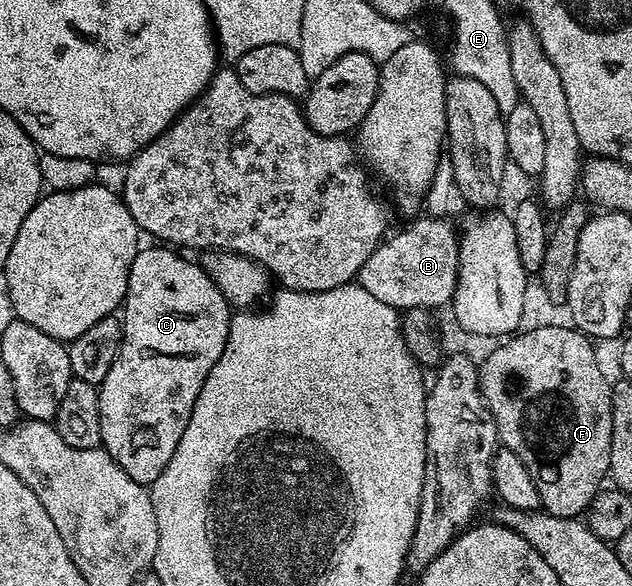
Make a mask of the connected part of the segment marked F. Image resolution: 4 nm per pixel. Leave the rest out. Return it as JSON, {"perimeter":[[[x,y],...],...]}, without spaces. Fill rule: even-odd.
{"perimeter":[[[540,325],[537,329],[532,329],[529,333],[525,331],[517,332],[509,336],[488,358],[484,365],[479,366],[480,383],[482,396],[488,403],[488,410],[498,422],[498,441],[503,448],[514,451],[522,463],[526,463],[526,471],[530,471],[530,479],[534,479],[534,487],[538,487],[540,492],[541,506],[547,512],[559,517],[580,517],[592,504],[596,494],[600,492],[608,477],[608,464],[610,463],[610,435],[612,434],[612,385],[606,374],[600,370],[600,365],[596,362],[596,349],[587,333],[580,332],[575,327],[567,329],[564,325]]]}

